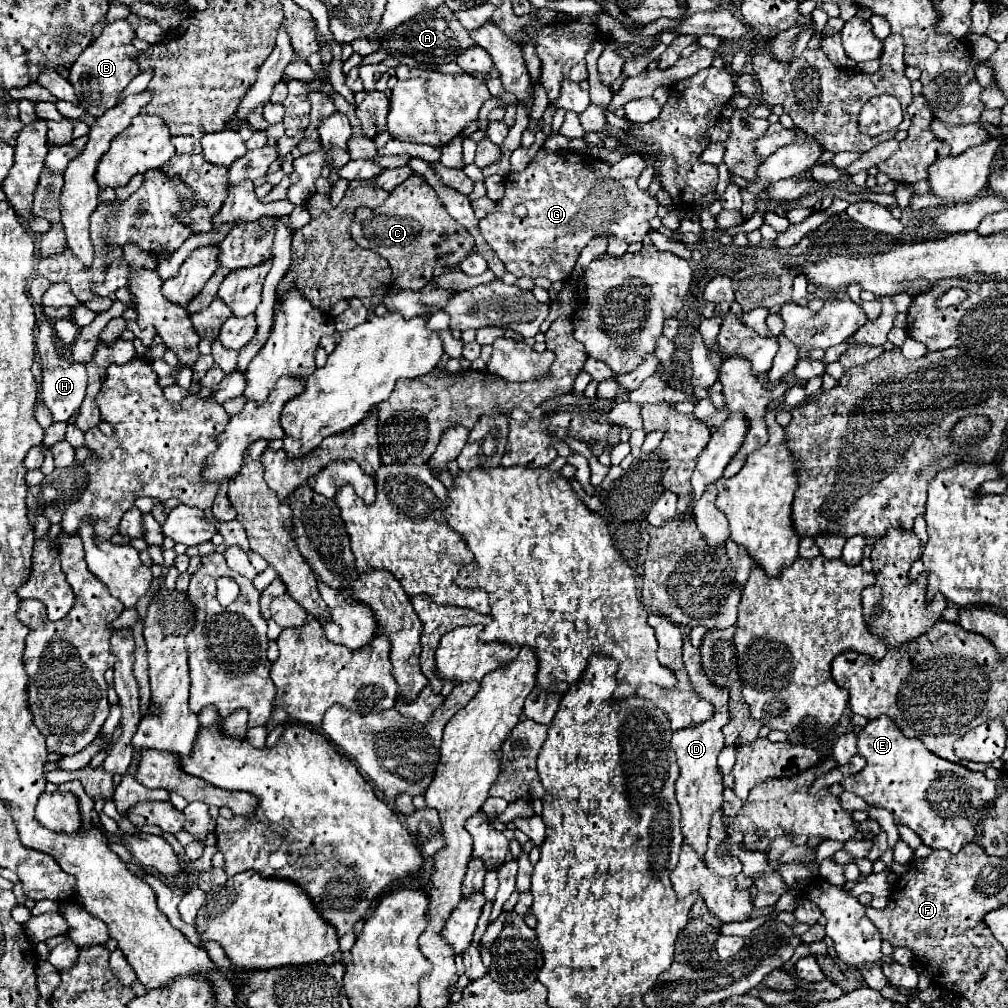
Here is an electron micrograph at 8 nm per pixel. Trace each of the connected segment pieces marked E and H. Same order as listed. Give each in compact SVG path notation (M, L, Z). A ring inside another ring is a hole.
M889 716L871 720L859 732L857 754L867 760L867 766L845 778L841 782L843 790L861 796L871 808L889 810L897 824L909 826L933 850L945 848L957 854L965 844L973 842L977 826L985 818L989 804L997 798L995 780L989 780L983 772L971 772L961 764L935 756L921 740L901 734ZM935 774L939 776L935 778Z
M49 320L39 322L39 334L37 334L37 352L41 356L41 368L43 368L43 380L41 380L41 400L51 410L55 422L67 422L75 410L79 410L85 390L87 390L87 374L85 364L73 364L69 360L63 360L57 352L57 338L53 336L53 326Z

